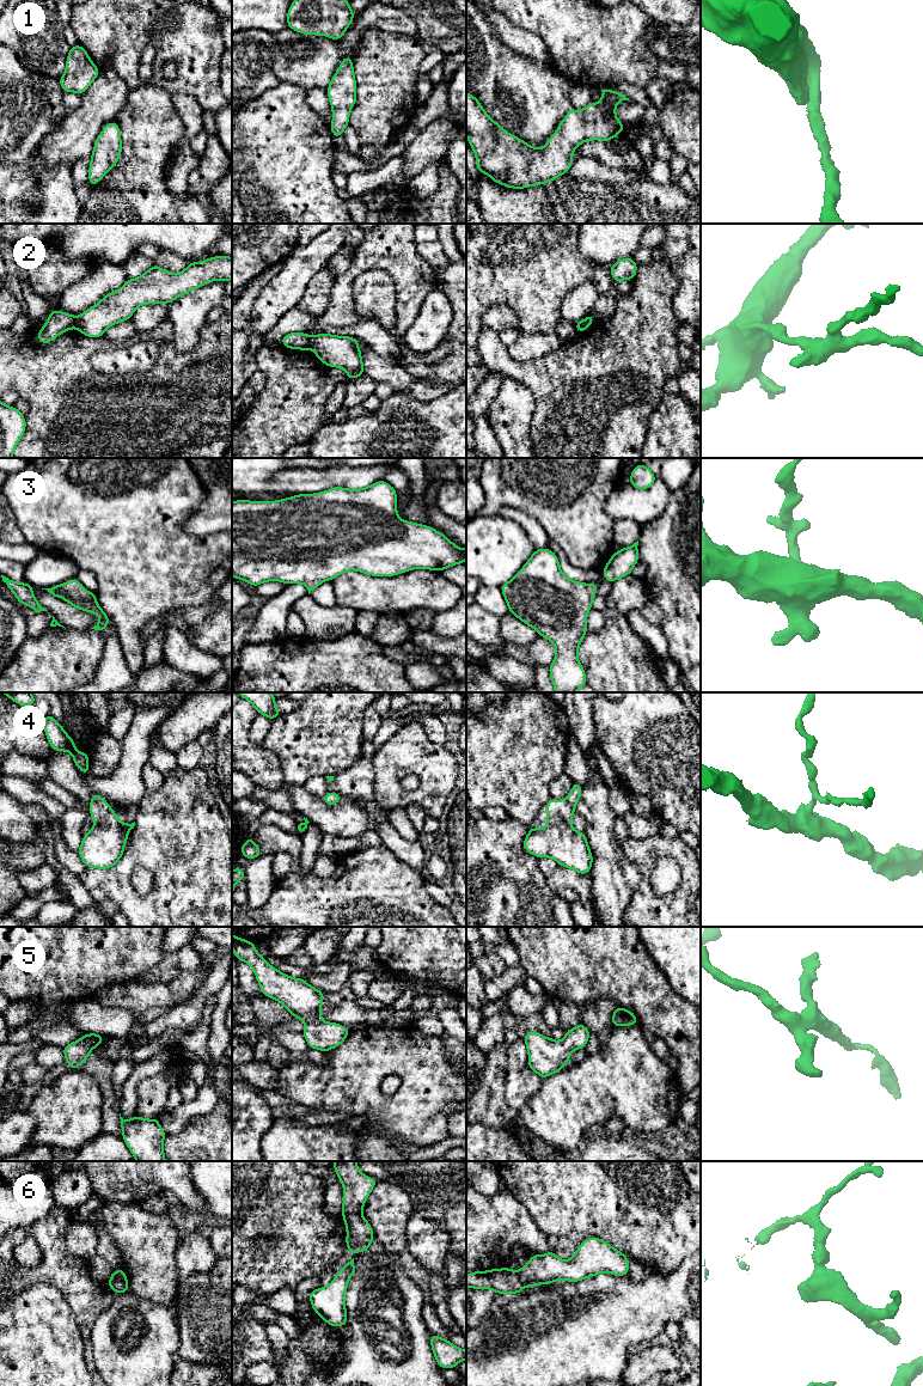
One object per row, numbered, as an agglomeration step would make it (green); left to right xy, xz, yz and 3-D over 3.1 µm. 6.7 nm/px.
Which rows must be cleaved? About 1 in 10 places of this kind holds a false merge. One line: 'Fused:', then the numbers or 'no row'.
Fused: 2

